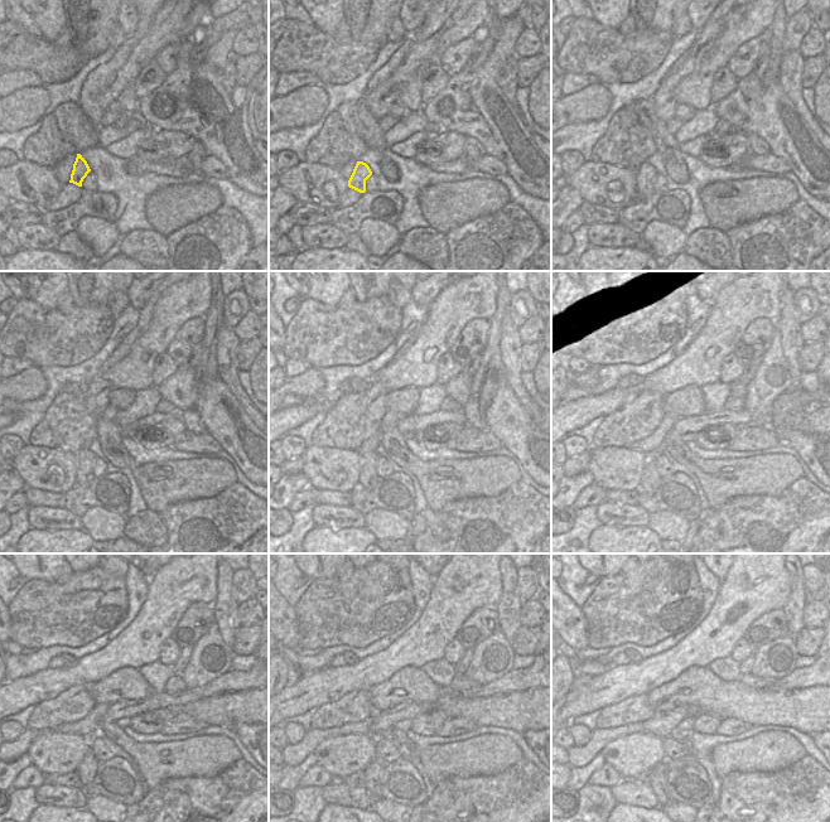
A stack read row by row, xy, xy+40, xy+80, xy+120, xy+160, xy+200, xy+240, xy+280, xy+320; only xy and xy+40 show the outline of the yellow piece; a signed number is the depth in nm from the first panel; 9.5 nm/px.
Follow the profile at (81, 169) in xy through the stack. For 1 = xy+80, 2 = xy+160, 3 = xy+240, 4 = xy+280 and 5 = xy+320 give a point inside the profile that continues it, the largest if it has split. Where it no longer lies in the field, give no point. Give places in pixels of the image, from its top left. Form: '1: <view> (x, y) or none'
1: xy+80 (645, 174)
2: xy+160 (367, 478)
3: xy+240 (87, 768)
4: xy+280 (372, 772)
5: xy+320 (659, 783)

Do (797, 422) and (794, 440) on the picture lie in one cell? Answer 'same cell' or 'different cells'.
different cells

